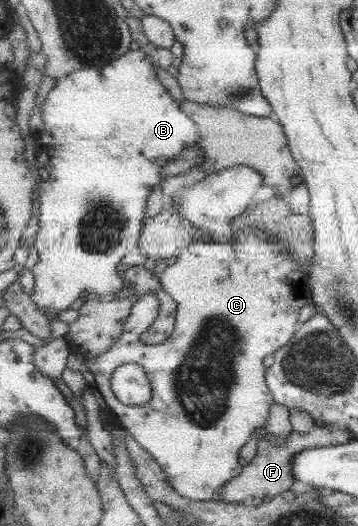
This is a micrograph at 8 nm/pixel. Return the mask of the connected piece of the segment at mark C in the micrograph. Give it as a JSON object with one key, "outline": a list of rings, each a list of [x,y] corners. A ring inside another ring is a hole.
{"outline":[[[252,228],[250,232],[242,232],[242,230],[239,230],[238,235],[238,242],[234,244],[232,243],[218,243],[215,240],[208,242],[208,243],[194,243],[191,244],[188,247],[185,247],[181,250],[181,253],[179,256],[174,259],[170,266],[167,266],[159,275],[159,279],[161,280],[163,289],[168,292],[168,294],[171,294],[172,297],[174,297],[174,300],[177,302],[177,320],[175,324],[174,332],[172,333],[172,336],[166,340],[166,342],[163,342],[160,345],[147,345],[144,344],[141,341],[141,334],[138,334],[136,330],[126,330],[126,325],[124,325],[124,332],[120,339],[116,340],[117,343],[112,343],[108,348],[107,351],[104,354],[101,354],[102,356],[96,356],[96,358],[90,358],[88,360],[88,371],[83,373],[87,384],[86,386],[92,391],[93,396],[97,400],[97,404],[118,418],[118,420],[121,422],[122,428],[127,430],[127,432],[131,432],[133,434],[133,437],[137,439],[138,442],[141,443],[142,446],[145,447],[145,449],[152,454],[158,461],[158,464],[165,470],[165,473],[167,474],[167,478],[169,479],[169,483],[182,495],[188,498],[191,498],[192,500],[199,500],[199,501],[216,501],[220,500],[220,492],[222,489],[224,489],[225,483],[228,481],[232,481],[233,478],[236,478],[242,471],[243,466],[241,463],[241,450],[246,446],[246,444],[249,443],[249,440],[253,437],[253,434],[258,432],[259,429],[264,428],[267,425],[267,422],[269,421],[269,416],[271,413],[271,405],[275,401],[275,398],[273,397],[273,393],[270,390],[269,383],[266,380],[266,371],[267,368],[265,367],[265,359],[267,357],[270,357],[271,355],[274,355],[277,350],[280,350],[284,348],[286,345],[289,344],[289,342],[294,338],[294,335],[298,332],[298,329],[300,328],[300,322],[298,321],[298,318],[300,318],[300,310],[302,310],[302,306],[306,306],[306,304],[314,304],[313,298],[312,298],[312,292],[310,292],[310,286],[308,286],[308,282],[304,282],[304,270],[298,270],[298,264],[296,264],[296,260],[290,256],[290,254],[286,254],[286,252],[280,252],[280,246],[276,246],[276,242],[272,242],[272,236],[269,236],[265,230],[256,230],[256,228]],[[125,364],[140,364],[142,368],[147,372],[148,378],[150,379],[152,390],[153,390],[153,397],[150,399],[150,402],[148,404],[142,404],[140,406],[134,406],[134,405],[128,405],[122,401],[119,400],[115,392],[113,391],[112,387],[112,376],[114,374],[114,371]]]}

